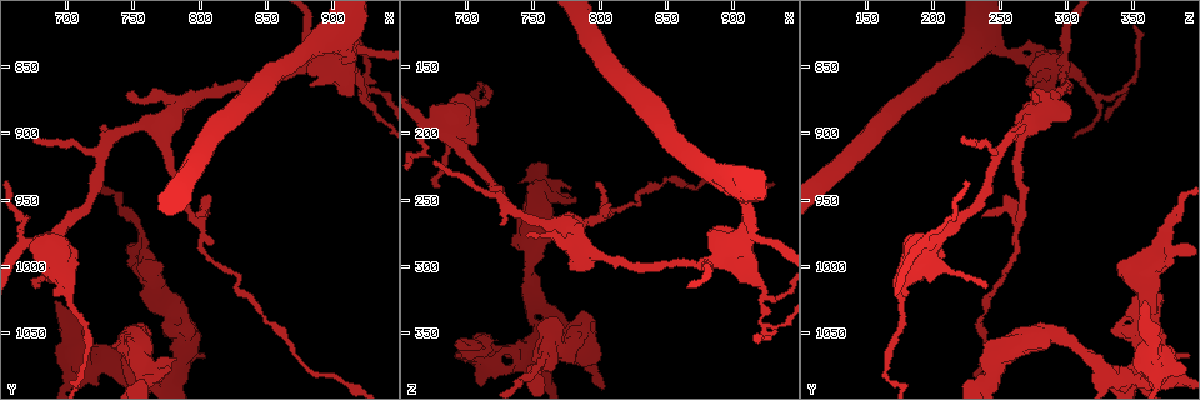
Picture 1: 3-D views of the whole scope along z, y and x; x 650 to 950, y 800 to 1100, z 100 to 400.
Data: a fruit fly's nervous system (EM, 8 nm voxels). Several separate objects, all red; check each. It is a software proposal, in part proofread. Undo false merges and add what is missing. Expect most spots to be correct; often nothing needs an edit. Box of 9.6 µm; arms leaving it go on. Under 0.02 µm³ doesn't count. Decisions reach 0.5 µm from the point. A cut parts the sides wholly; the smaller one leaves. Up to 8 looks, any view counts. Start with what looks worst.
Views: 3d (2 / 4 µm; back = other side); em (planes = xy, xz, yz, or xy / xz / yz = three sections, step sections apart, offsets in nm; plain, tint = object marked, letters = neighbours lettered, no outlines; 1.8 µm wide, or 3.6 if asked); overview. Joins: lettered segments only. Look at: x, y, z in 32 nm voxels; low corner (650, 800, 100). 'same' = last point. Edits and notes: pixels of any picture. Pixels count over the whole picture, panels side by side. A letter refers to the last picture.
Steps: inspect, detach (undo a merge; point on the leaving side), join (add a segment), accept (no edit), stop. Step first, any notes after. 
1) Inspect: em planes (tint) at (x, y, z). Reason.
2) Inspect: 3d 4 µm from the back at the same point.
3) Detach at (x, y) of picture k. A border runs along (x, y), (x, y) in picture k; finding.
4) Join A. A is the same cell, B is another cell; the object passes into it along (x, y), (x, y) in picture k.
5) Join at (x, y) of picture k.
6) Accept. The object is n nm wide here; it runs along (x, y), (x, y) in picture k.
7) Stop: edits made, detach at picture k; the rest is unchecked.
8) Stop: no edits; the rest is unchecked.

Inspect: em 3.6 µm xy step 8 (tint) at (910, 844, 276). Sharp bend.

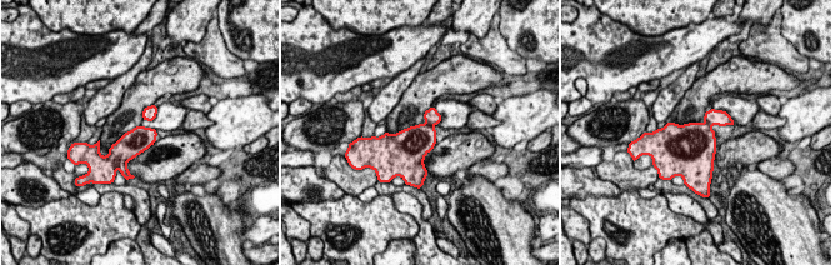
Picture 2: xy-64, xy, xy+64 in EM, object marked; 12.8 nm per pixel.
Inspect: em 3.6 µm xy step 8 (letters) at the same point.

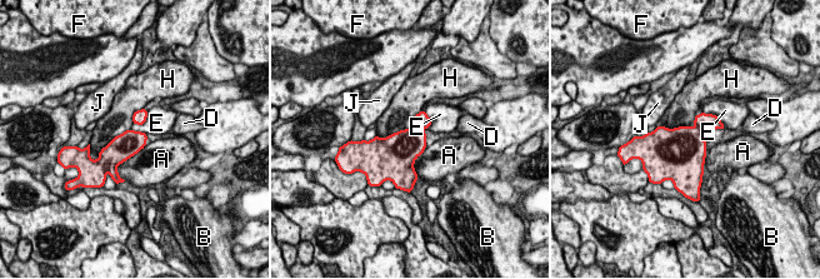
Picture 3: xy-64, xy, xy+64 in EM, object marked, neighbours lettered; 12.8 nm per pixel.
Accept. A, B, D, E, F, H and J are other cells; a border runs along (423, 109), (411, 126), (376, 136) in picture 3; one neuron here.

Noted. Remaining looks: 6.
Inspect: 3d 2 µm at (764, 1008, 352). Abrupt turn.

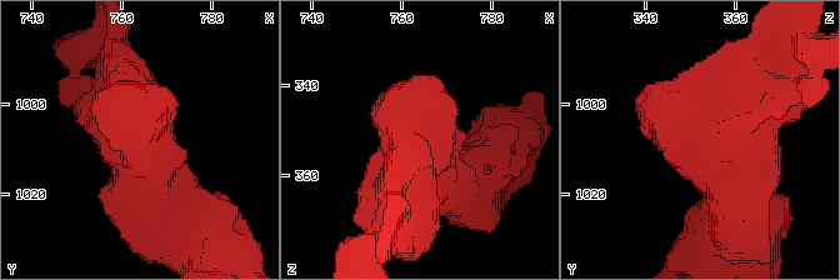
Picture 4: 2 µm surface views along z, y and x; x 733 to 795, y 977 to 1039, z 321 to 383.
Inspect: em 3.6 µm planes (letters) at (765, 1010, 353). Shape alone is not enough.

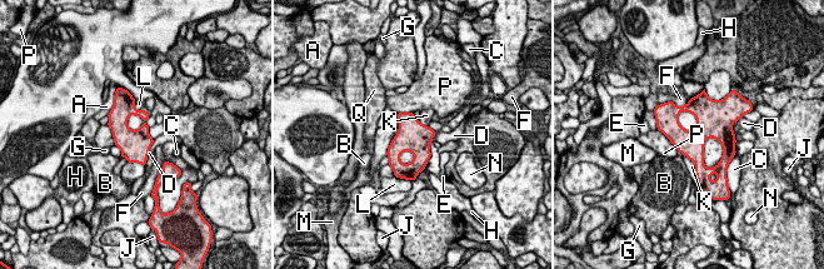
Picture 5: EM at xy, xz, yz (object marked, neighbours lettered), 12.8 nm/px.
Accept. A, B, C, D, E, F, G, H, J, K, L, M, N, P and Q are other cells; a border runs along (657, 129), (679, 152) in picture 5; continuous, no second neuron.

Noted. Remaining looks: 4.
Inspect: em planes (letters) at (750, 1086, 358). Thick turns thin.

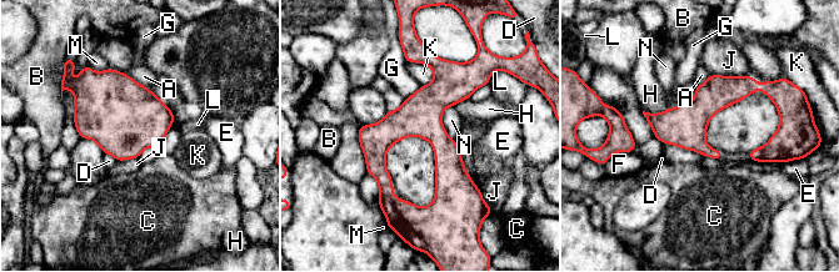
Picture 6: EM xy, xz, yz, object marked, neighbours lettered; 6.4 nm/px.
Accept. A, B, C, D, E, F, G, H, J, K, L, M and N are other cells; a border runs along (449, 105), (442, 125), (455, 141) in picture 6; one neuron here.

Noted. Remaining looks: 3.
Inspect: em planes (letters) at (700, 1050, 364). Calibre changes.

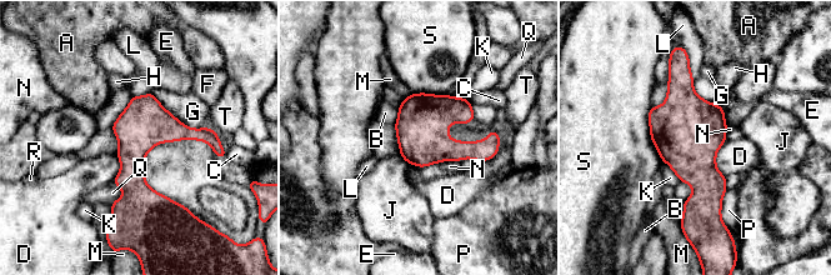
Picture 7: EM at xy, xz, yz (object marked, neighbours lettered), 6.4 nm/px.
Accept. A, B, C, D, E, F, G, H, J, K, L, M, N, P, Q, R, S and T are other cells; a border runs along (726, 140), (716, 154), (725, 176) in picture 7; one neuron here.

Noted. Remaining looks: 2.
Stop: no edits; the rest is unchecked.

